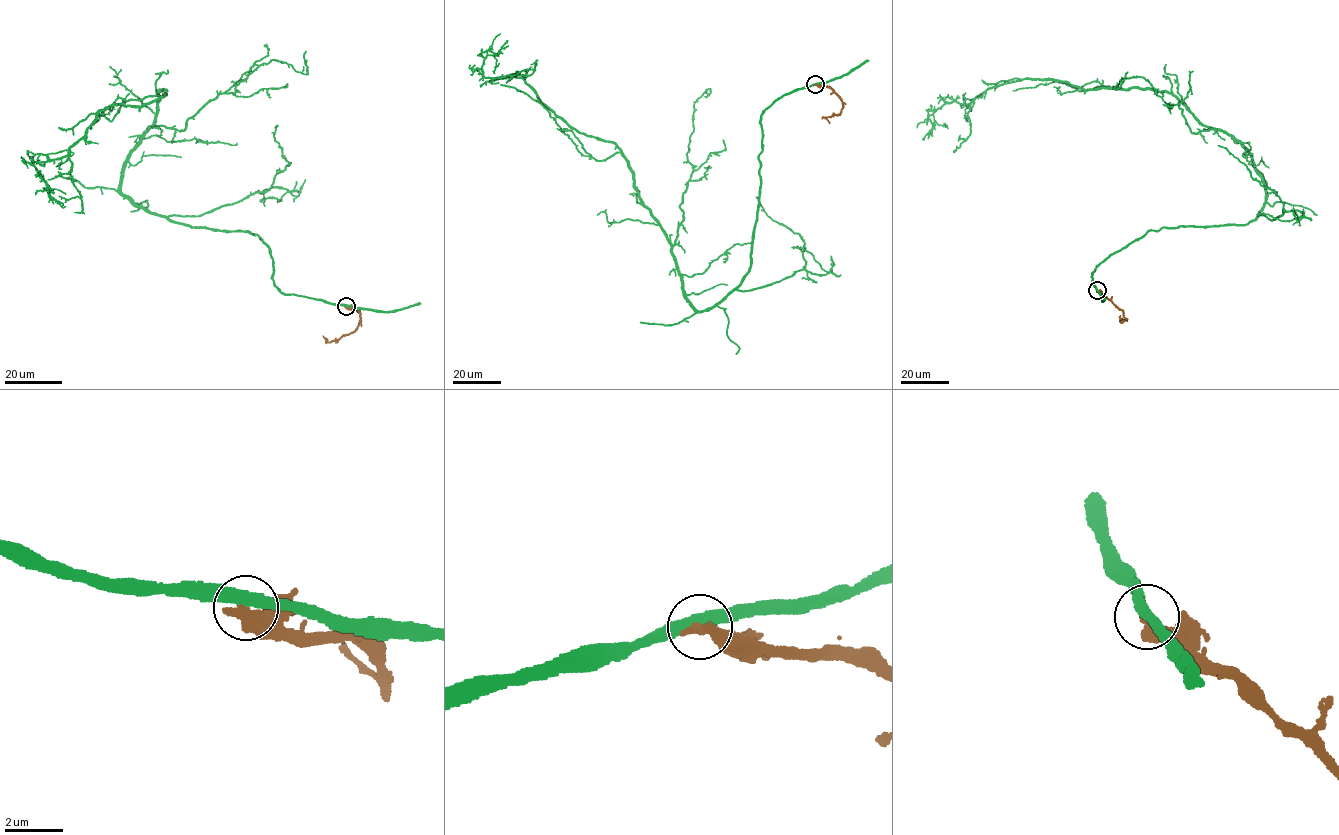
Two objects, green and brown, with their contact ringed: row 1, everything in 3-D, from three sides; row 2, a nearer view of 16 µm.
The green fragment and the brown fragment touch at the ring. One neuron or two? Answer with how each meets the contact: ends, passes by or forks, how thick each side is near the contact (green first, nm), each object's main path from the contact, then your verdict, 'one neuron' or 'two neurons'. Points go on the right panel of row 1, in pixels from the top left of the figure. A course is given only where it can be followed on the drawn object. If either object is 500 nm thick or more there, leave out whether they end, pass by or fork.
green passes by; brown ends; calibres 360 and 480 nm; course green (1097, 289), (1149, 231), (1255, 220), (1264, 183), (1238, 141), (1164, 91), (1026, 78), (943, 104), (923, 139); course brown (1097, 289), (1122, 310), (1126, 319), (1120, 321), (1127, 321); two neurons

